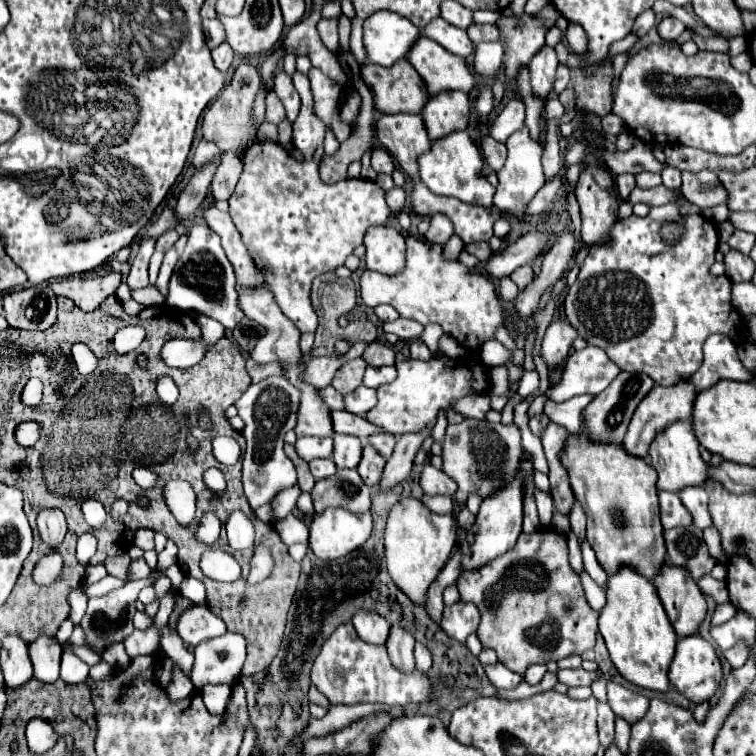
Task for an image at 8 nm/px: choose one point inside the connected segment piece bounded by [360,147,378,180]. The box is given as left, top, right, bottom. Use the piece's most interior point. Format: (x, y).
(367, 172)

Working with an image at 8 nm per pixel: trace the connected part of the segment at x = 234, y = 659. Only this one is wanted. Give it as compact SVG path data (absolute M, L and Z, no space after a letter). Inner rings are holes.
M226 633L212 637L194 649L196 661L192 665L192 683L204 687L206 683L236 683L246 657L244 637Z

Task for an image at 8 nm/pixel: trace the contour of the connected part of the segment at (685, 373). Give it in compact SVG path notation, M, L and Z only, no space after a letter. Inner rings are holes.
M676 205L652 207L646 217L630 215L618 219L610 229L610 239L590 247L576 283L564 299L568 323L578 329L578 335L600 347L622 371L644 371L658 385L674 385L680 377L690 377L702 365L702 345L710 333L732 337L736 345L746 341L748 329L742 315L732 307L732 281L726 275L710 275L714 253L718 249L718 231L714 221L704 215L680 215ZM664 225L680 225L680 241L666 243L662 239Z

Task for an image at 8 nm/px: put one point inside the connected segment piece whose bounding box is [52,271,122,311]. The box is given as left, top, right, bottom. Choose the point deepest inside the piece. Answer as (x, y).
(87, 293)

